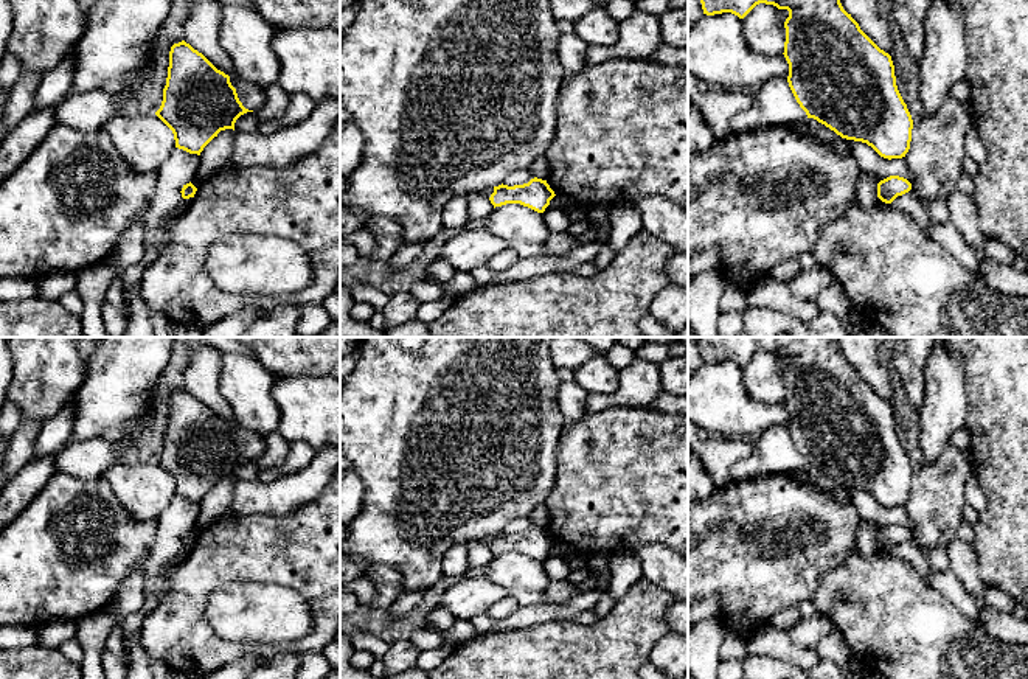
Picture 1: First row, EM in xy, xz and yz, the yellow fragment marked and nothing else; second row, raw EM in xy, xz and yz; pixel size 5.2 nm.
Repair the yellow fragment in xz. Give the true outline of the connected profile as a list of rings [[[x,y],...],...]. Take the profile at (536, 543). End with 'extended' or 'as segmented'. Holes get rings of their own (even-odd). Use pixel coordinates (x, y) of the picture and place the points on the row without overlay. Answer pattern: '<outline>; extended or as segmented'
[[[534,525],[523,533],[508,534],[502,531],[494,534],[494,541],[491,542],[489,548],[494,556],[506,552],[520,552],[537,561],[544,561],[554,544],[556,542],[547,528]]]; as segmented

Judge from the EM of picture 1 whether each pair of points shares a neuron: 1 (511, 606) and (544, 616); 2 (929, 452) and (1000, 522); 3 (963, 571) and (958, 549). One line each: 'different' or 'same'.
1: different
2: different
3: same

